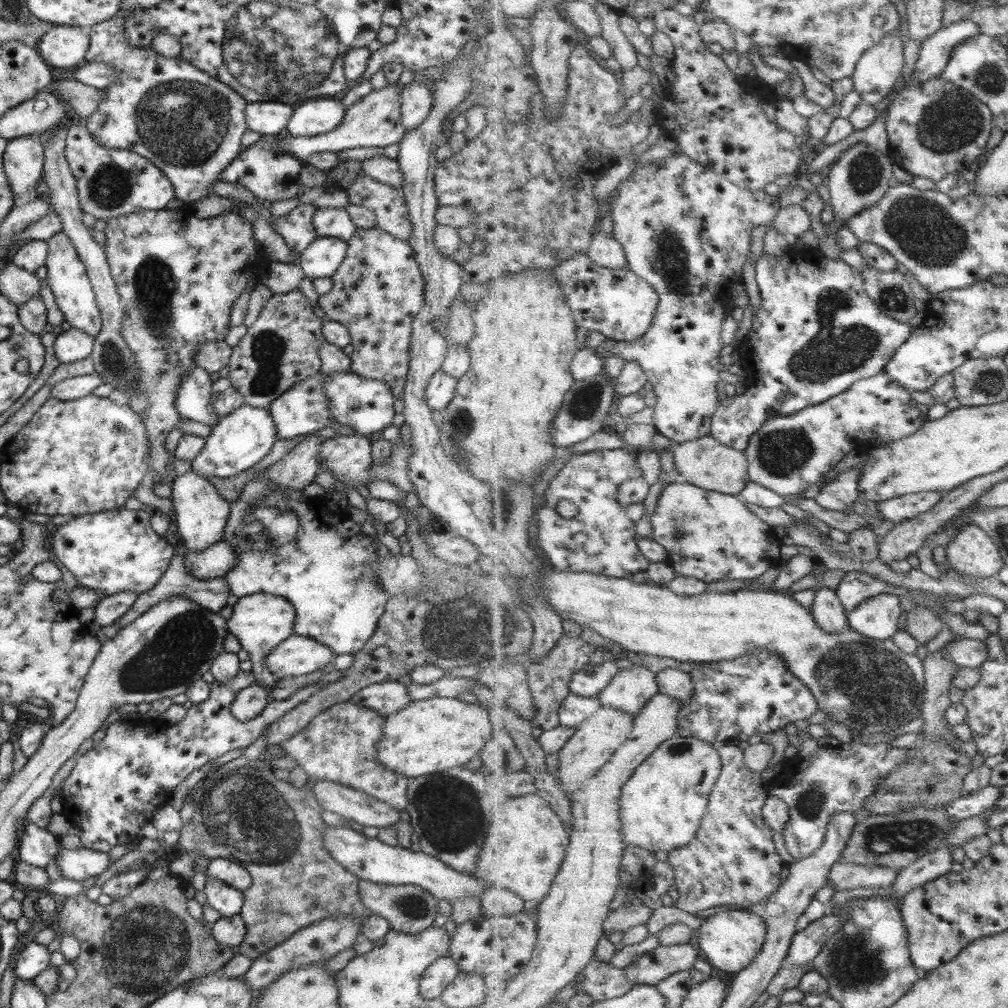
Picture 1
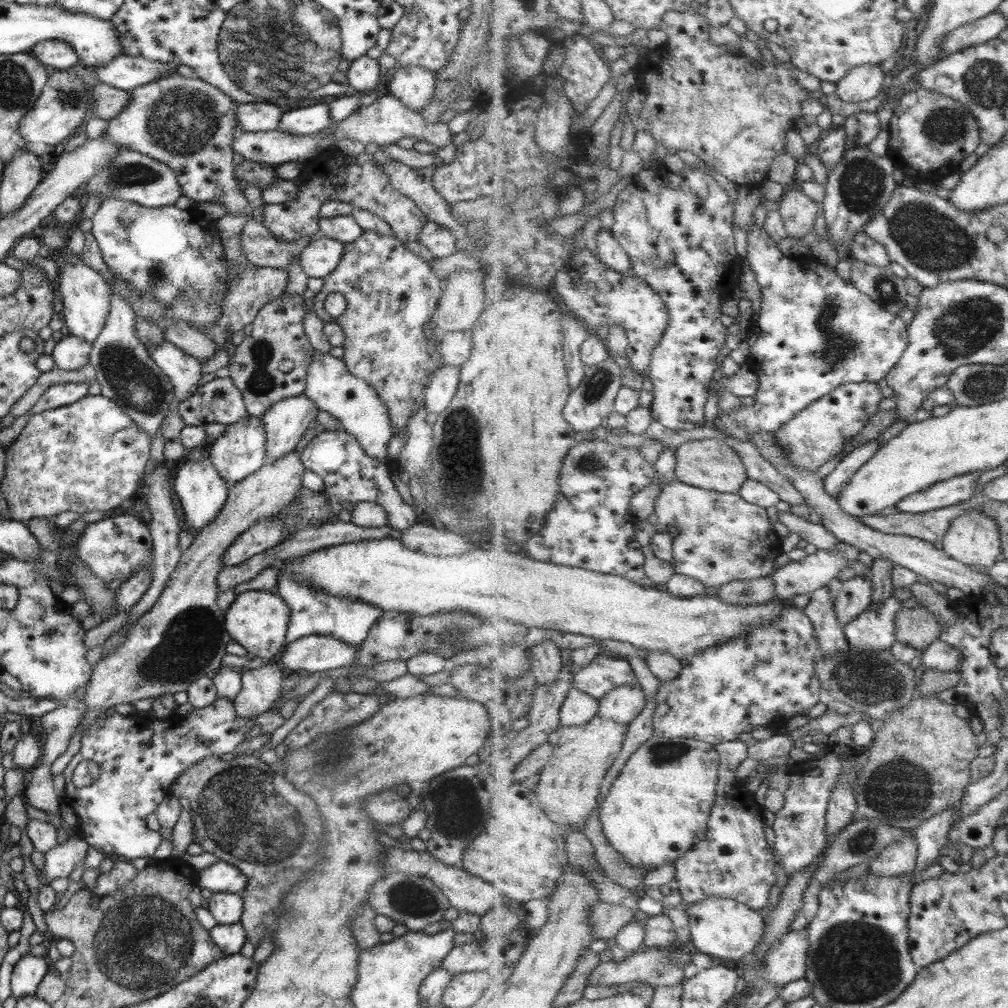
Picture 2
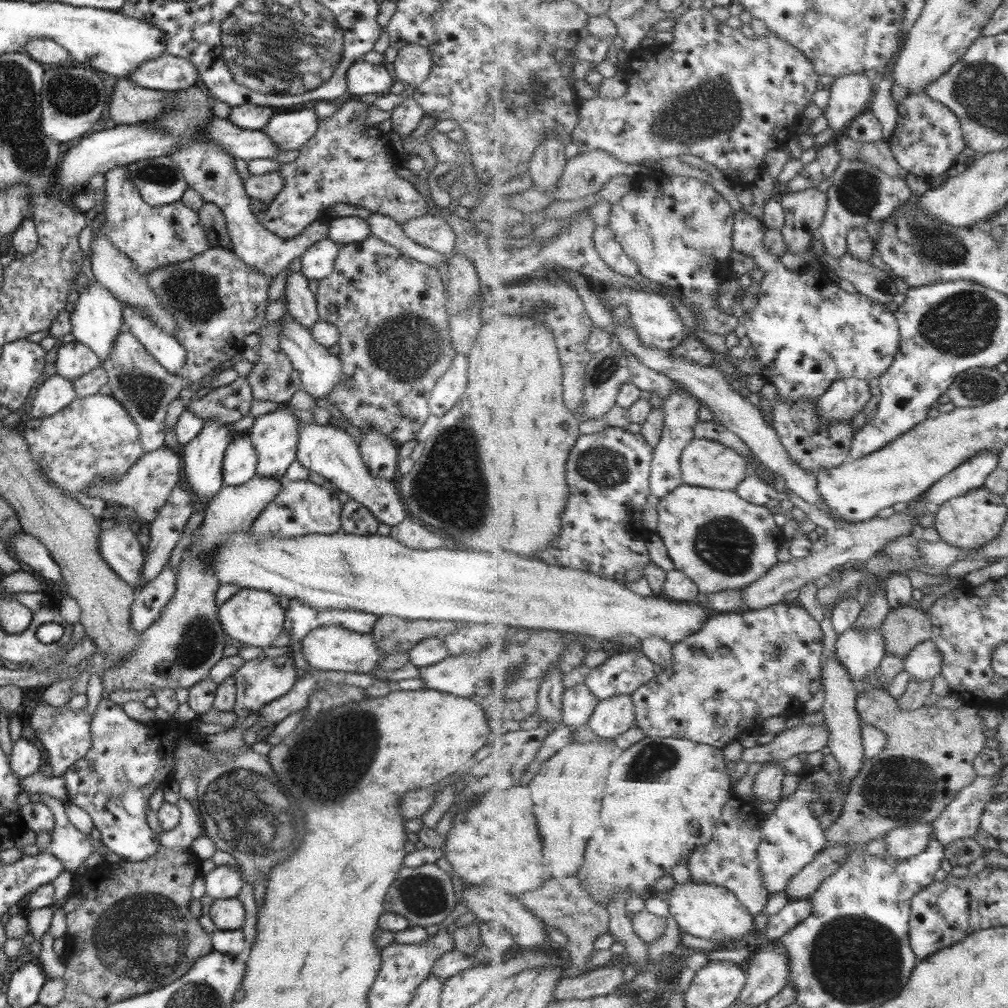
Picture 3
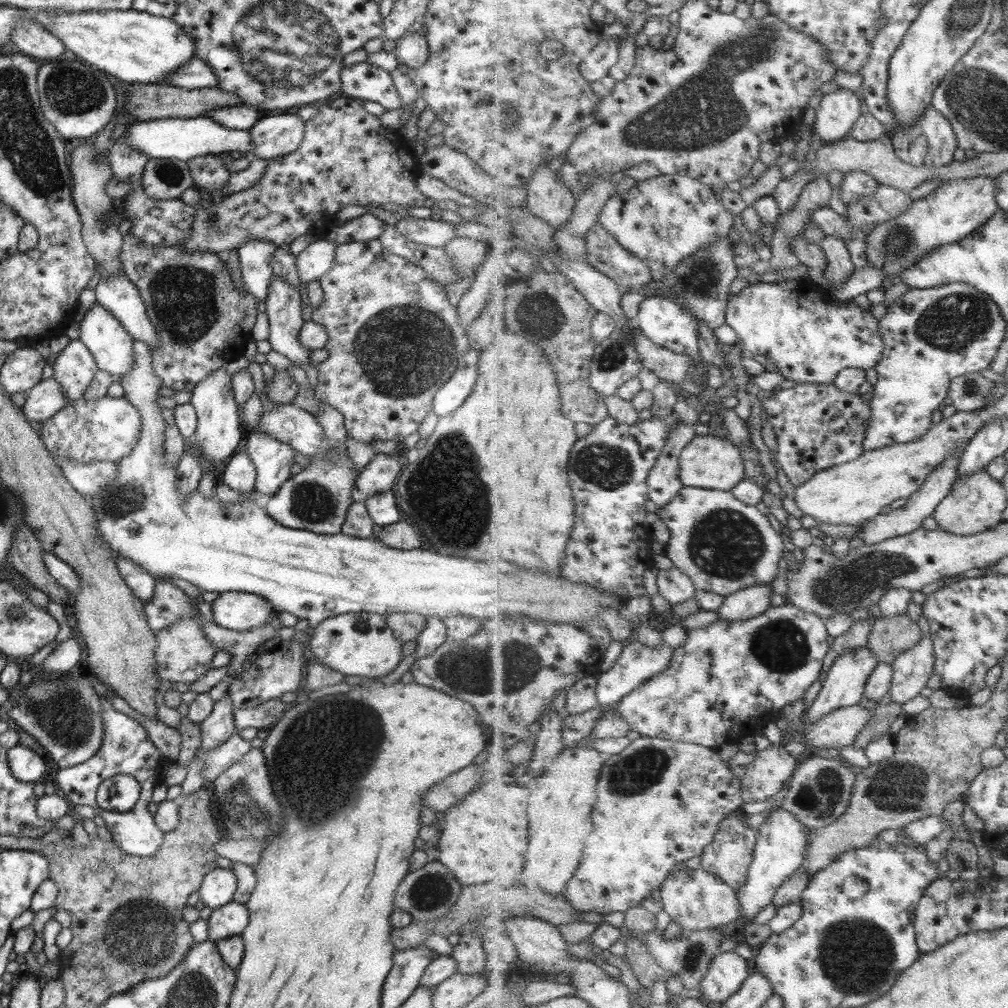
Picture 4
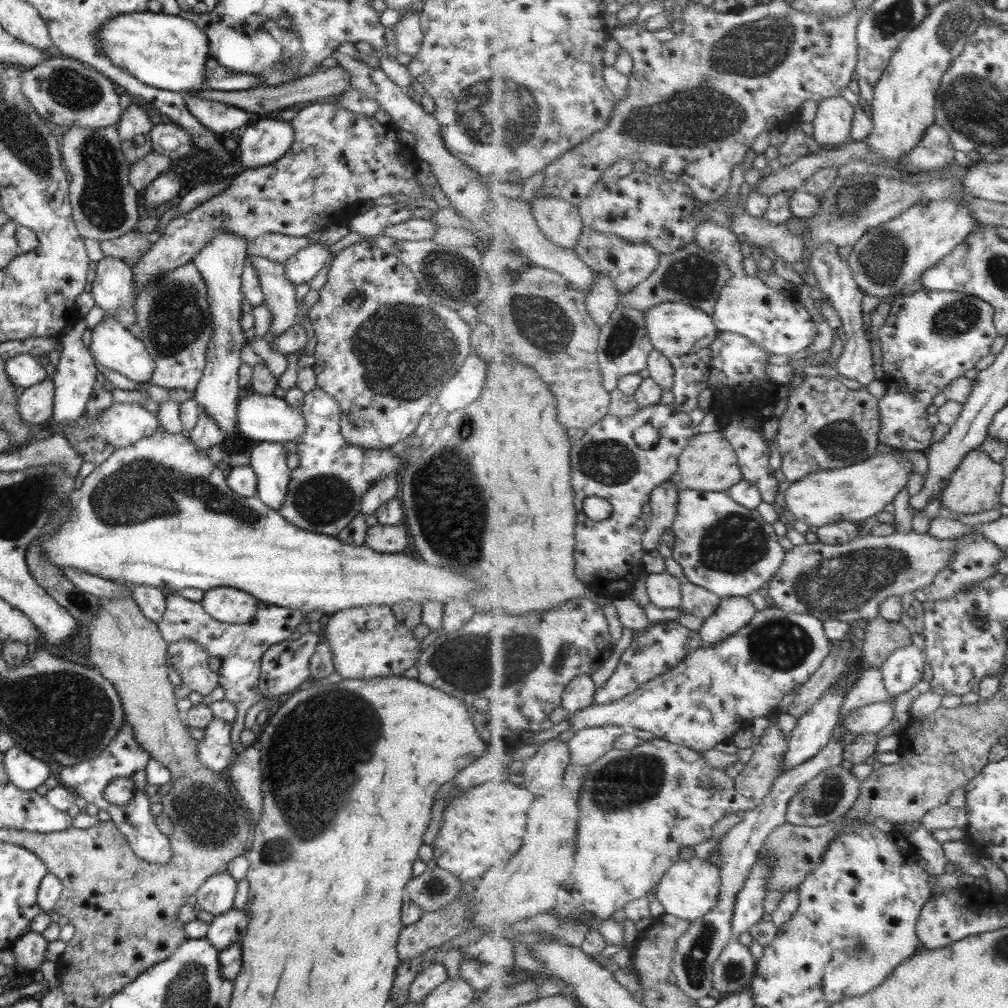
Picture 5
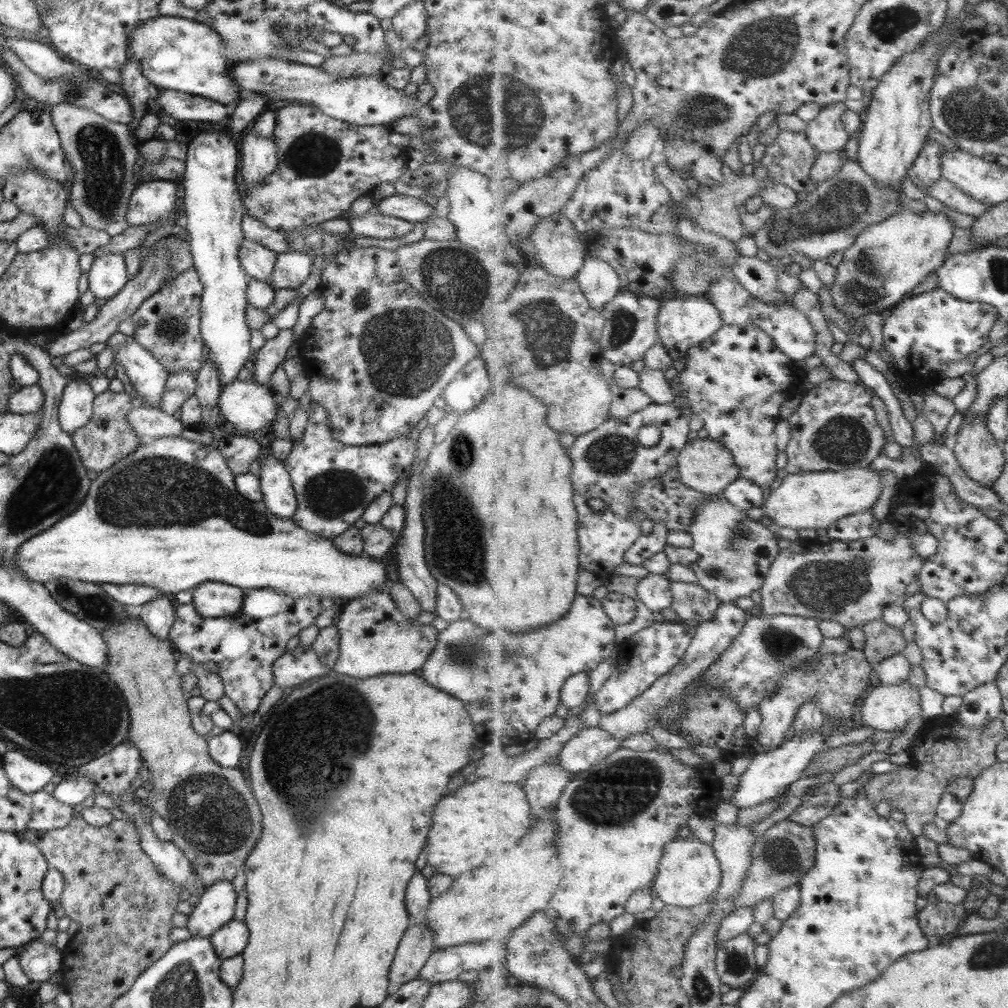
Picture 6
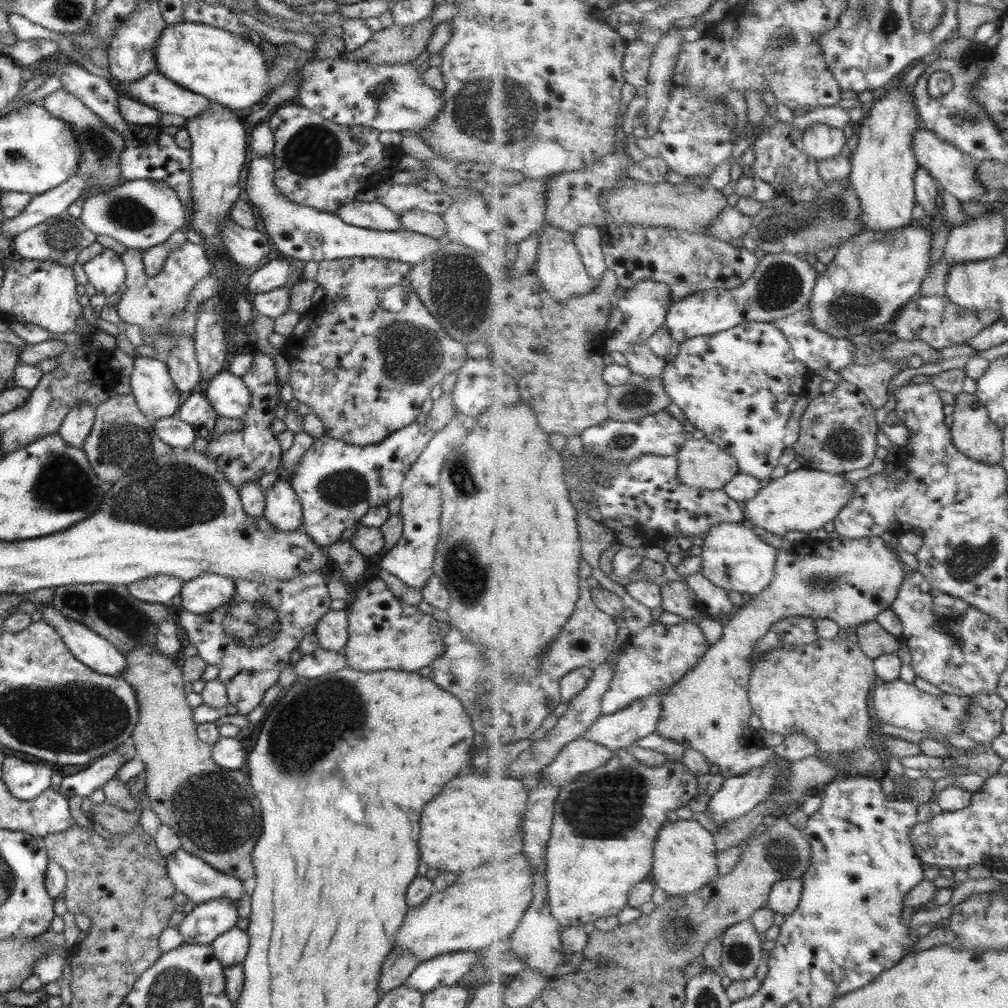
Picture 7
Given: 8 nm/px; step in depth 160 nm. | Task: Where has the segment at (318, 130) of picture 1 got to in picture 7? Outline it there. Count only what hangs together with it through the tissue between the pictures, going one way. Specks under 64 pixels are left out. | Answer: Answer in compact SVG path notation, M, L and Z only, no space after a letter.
M255 155L248 167L245 194L248 203L257 210L263 233L283 257L303 262L333 261L345 258L385 258L408 265L433 254L442 241L400 229L381 232L344 224L337 215L319 212L307 206L295 205L281 197L274 187L273 159Z

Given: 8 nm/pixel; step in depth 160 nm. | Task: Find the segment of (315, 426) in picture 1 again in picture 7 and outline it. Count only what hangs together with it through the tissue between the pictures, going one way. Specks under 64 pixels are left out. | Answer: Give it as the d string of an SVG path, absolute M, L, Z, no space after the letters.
M279 475L264 493L262 516L265 520L280 531L299 528L302 517L301 505L286 477Z

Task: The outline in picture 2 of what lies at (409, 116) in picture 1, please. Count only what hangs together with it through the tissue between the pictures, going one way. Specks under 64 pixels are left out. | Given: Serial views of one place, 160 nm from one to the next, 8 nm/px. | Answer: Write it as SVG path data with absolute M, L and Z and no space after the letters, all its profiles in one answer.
M397 66L384 85L405 108L418 112L433 96L434 82L433 73L420 66Z

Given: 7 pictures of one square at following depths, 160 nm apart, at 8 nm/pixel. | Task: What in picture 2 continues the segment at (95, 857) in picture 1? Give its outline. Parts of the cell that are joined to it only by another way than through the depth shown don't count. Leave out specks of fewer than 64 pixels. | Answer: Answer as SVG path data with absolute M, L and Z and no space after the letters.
M79 835L69 837L63 842L49 848L44 854L44 873L47 882L54 878L68 878L78 862L82 862L88 844Z

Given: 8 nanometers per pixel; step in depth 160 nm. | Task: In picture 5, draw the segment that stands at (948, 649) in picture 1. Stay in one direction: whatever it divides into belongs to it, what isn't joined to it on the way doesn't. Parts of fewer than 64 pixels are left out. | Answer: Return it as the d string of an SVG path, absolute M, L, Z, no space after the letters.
M915 645L901 647L882 664L883 682L889 695L896 699L923 680L926 651Z

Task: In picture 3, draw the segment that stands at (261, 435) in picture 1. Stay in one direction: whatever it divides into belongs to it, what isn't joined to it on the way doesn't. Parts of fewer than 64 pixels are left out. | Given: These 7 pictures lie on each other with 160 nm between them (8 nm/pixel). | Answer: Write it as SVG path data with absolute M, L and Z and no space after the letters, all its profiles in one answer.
M241 433L227 443L223 451L221 474L224 486L241 486L256 474L257 453L250 434Z

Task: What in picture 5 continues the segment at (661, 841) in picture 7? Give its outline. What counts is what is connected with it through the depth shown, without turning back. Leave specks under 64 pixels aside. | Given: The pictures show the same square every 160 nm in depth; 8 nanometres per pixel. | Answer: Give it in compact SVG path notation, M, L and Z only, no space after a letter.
M694 856L688 860L677 860L656 886L656 899L665 912L674 914L684 921L696 921L711 913L722 893L722 874L710 859Z

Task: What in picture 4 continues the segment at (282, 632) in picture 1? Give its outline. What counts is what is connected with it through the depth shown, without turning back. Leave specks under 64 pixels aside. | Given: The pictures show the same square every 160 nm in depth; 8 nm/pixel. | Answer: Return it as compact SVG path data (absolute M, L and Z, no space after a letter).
M235 591L219 593L211 608L214 622L235 632L259 628L274 612L263 597Z

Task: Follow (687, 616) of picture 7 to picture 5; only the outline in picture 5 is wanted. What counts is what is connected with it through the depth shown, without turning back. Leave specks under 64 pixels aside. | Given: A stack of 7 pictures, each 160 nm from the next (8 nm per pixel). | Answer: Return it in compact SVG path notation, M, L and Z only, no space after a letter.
M687 580L682 583L681 611L706 620L715 614L721 604L722 597L715 592L707 590L704 586L697 586Z

